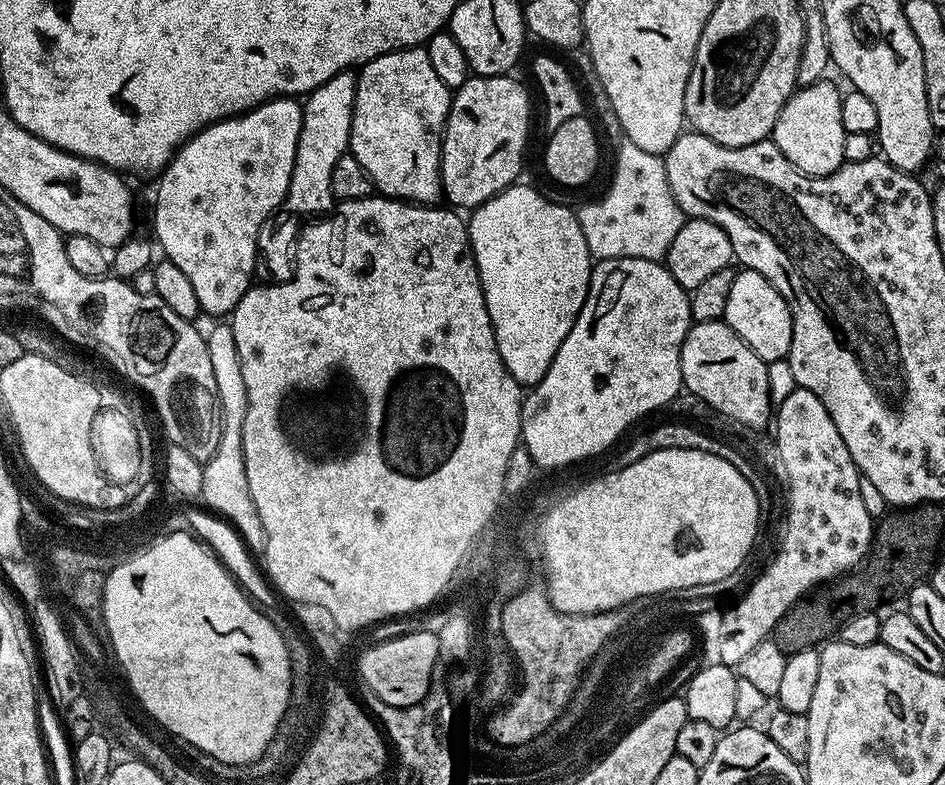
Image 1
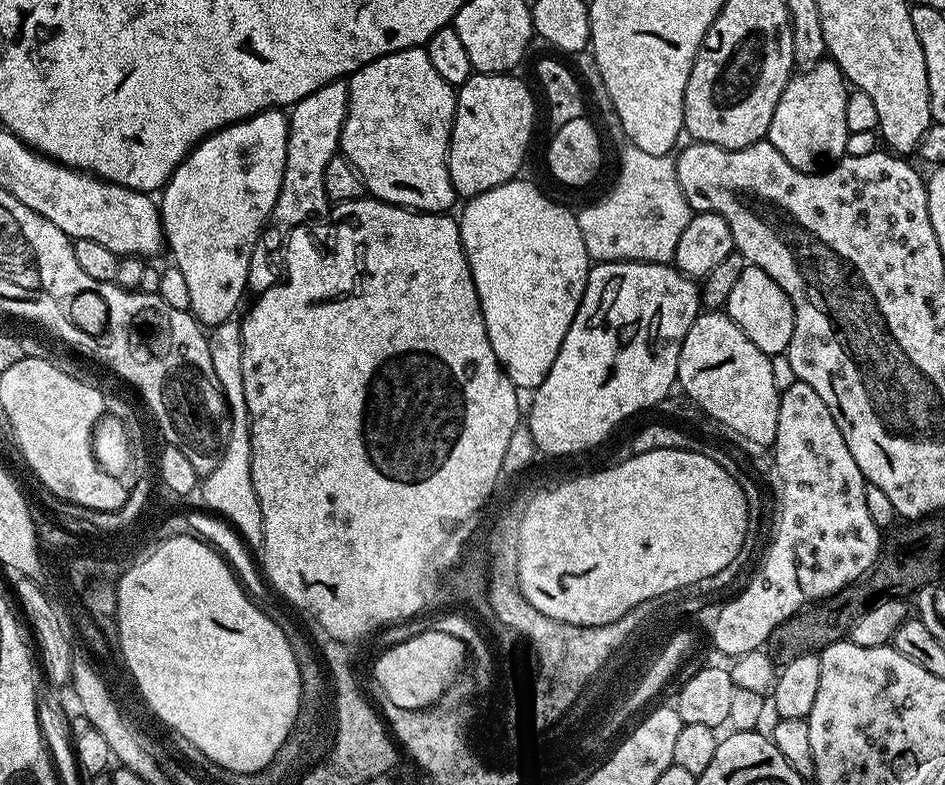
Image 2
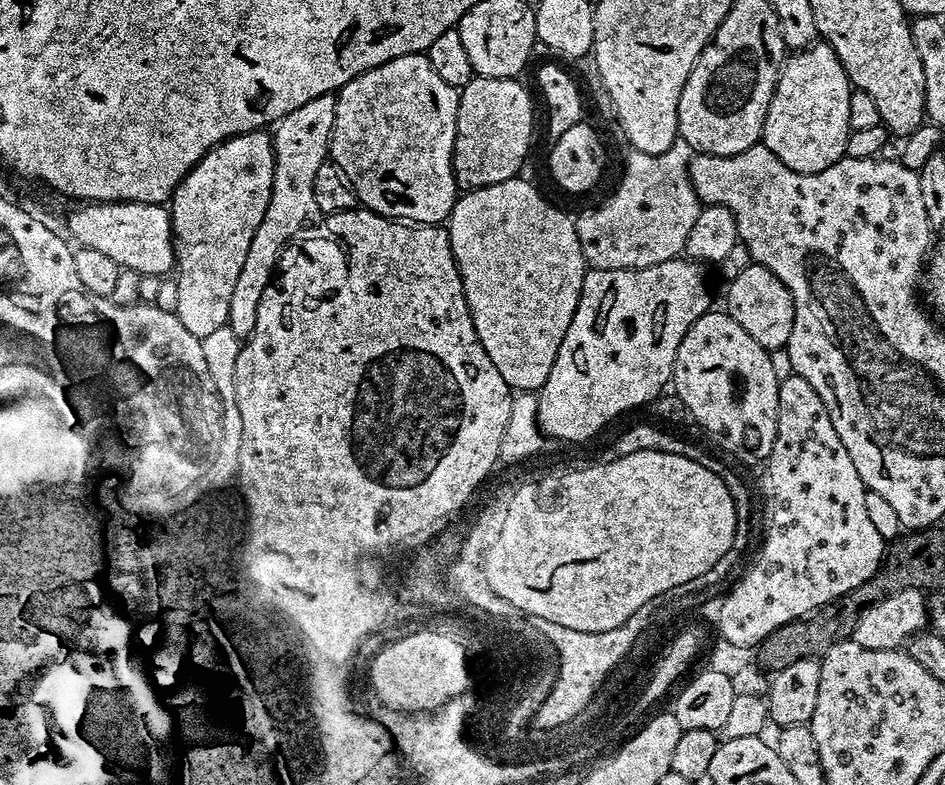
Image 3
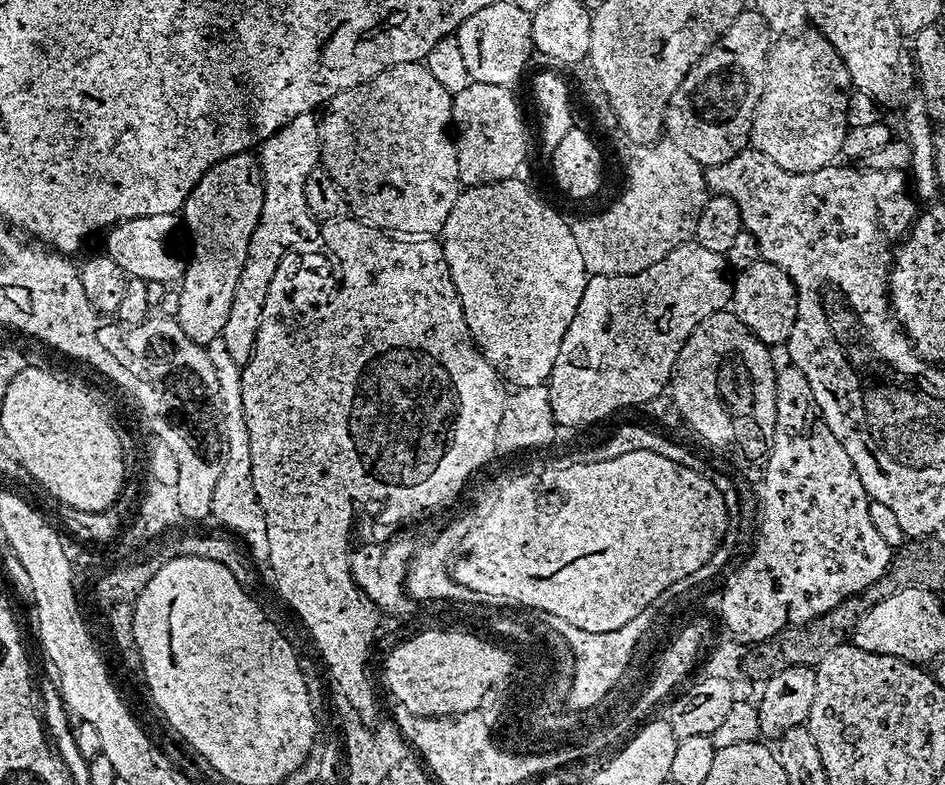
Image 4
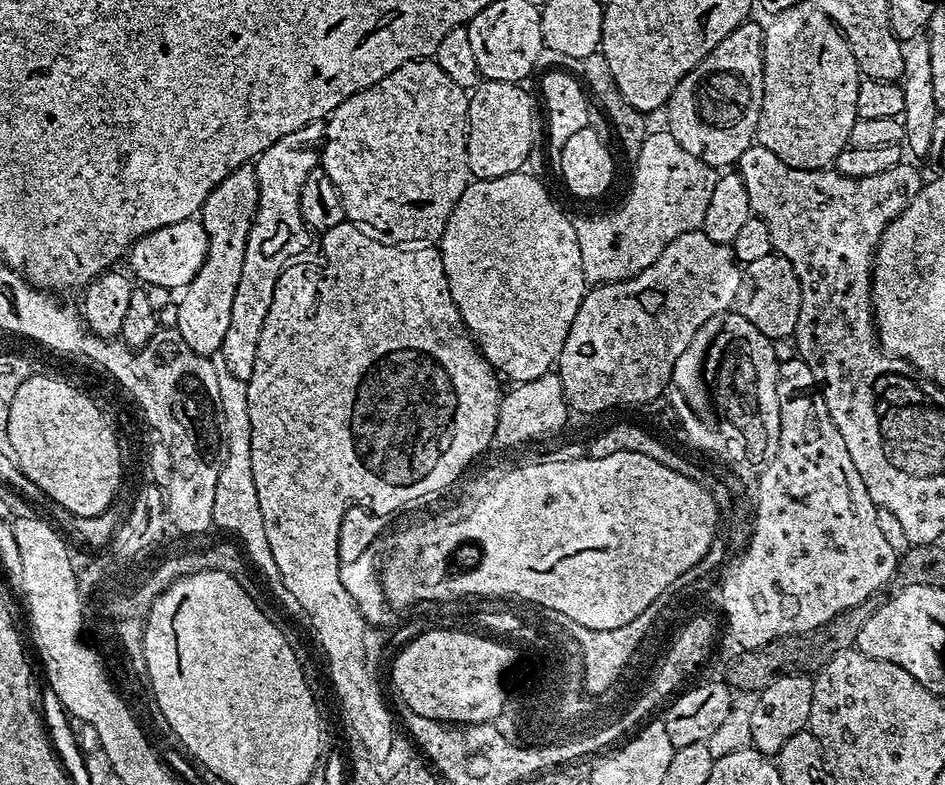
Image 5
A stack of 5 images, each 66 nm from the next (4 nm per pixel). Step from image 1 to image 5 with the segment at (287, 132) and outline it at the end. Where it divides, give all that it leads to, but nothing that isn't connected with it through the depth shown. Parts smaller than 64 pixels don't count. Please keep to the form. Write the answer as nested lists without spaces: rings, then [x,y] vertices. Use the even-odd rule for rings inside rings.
[[[239,166],[226,176],[205,197],[198,213],[207,236],[207,252],[192,281],[179,293],[176,304],[175,328],[186,338],[186,346],[200,356],[219,353],[226,326],[230,324],[230,310],[239,286],[241,253],[244,251],[243,233],[253,218],[256,207],[256,178],[253,169]]]

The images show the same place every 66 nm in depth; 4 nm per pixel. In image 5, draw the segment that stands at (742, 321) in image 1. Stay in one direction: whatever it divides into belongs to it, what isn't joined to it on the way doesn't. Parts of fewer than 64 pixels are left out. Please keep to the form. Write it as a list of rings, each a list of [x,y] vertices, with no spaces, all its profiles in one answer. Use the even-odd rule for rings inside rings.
[[[775,254],[758,258],[743,265],[738,282],[738,294],[734,310],[746,322],[750,322],[763,336],[774,341],[783,336],[792,336],[798,326],[798,314],[802,306],[802,290],[794,266],[784,256]]]

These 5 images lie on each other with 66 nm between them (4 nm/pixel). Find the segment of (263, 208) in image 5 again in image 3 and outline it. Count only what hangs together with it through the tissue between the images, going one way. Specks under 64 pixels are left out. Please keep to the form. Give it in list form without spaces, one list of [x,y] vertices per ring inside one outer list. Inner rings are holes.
[[[335,95],[310,98],[310,102],[298,106],[298,110],[290,110],[290,114],[277,120],[274,125],[271,137],[275,166],[270,203],[262,222],[259,223],[258,230],[254,232],[254,237],[250,240],[246,259],[242,262],[241,273],[238,274],[233,295],[230,297],[227,325],[242,340],[247,339],[254,328],[258,303],[261,301],[262,294],[265,293],[266,286],[275,275],[280,252],[284,250],[291,238],[302,230],[300,228],[304,224],[308,223],[310,226],[319,223],[319,218],[322,218],[320,207],[314,197],[314,179],[318,174],[318,167],[329,157],[328,143],[334,130],[335,109]]]

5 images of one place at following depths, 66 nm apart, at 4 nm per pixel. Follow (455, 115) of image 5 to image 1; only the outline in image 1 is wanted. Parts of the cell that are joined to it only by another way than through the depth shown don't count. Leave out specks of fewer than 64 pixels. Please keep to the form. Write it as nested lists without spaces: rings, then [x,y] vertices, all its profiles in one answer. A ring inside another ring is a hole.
[[[424,46],[399,48],[397,52],[375,56],[359,69],[348,152],[358,158],[362,170],[366,170],[366,174],[372,179],[373,189],[379,195],[429,206],[435,205],[441,199],[440,141],[452,98],[453,93],[438,78],[437,71],[431,66],[430,54]]]

